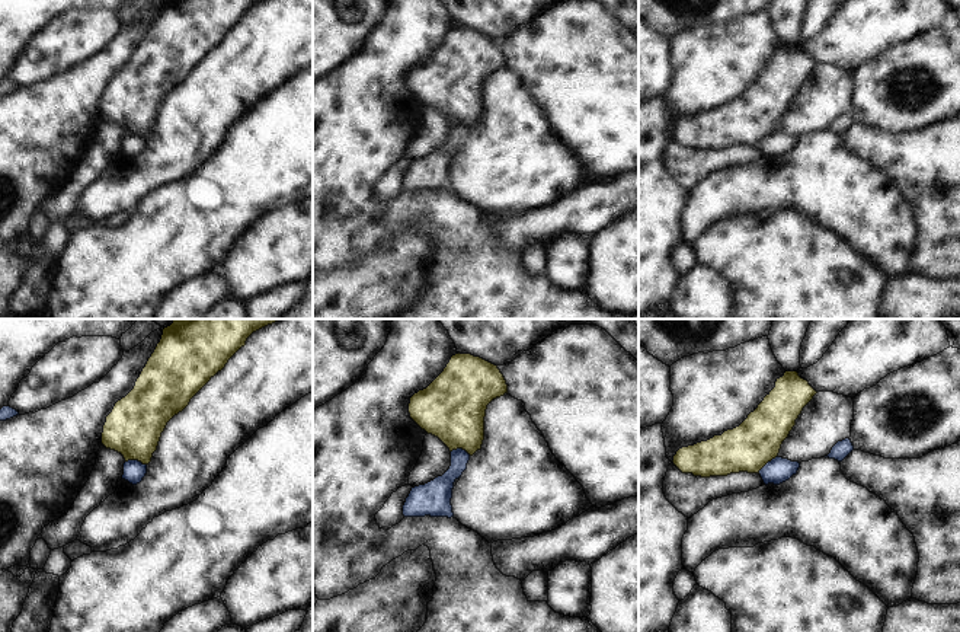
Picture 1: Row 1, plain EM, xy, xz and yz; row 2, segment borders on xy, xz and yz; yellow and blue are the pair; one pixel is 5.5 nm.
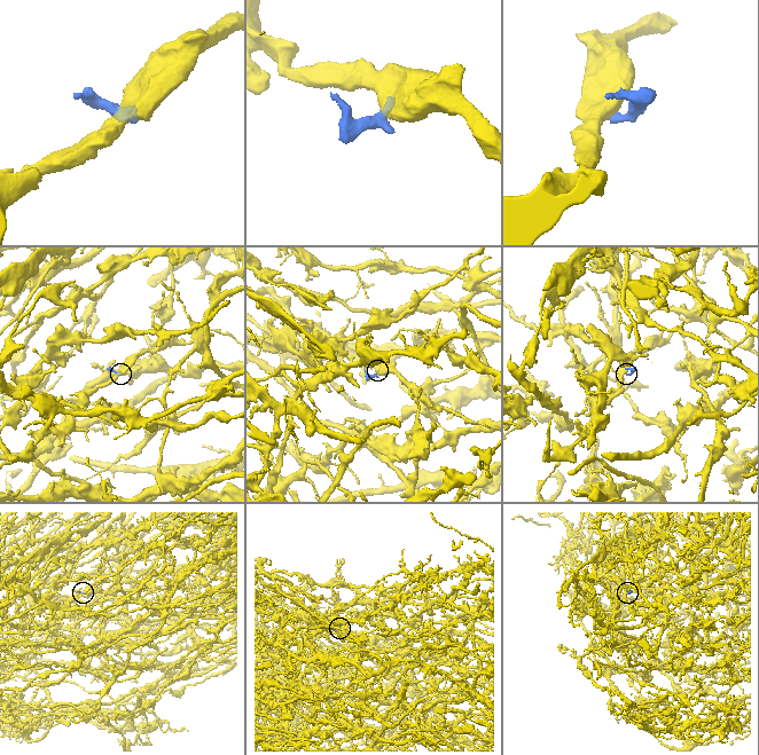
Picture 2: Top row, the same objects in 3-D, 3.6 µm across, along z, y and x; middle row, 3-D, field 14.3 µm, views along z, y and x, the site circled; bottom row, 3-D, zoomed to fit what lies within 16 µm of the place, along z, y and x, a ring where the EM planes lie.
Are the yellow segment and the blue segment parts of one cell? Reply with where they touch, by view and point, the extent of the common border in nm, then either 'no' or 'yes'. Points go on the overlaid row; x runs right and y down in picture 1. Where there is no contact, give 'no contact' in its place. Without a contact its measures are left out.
xy (136, 459) | 120 nm | no

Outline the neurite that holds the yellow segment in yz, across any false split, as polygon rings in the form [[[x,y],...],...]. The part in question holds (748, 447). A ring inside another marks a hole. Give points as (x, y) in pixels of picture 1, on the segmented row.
[[[785,371],[739,427],[679,449],[672,462],[682,473],[701,478],[759,473],[778,456],[796,419],[816,393],[797,371]]]

